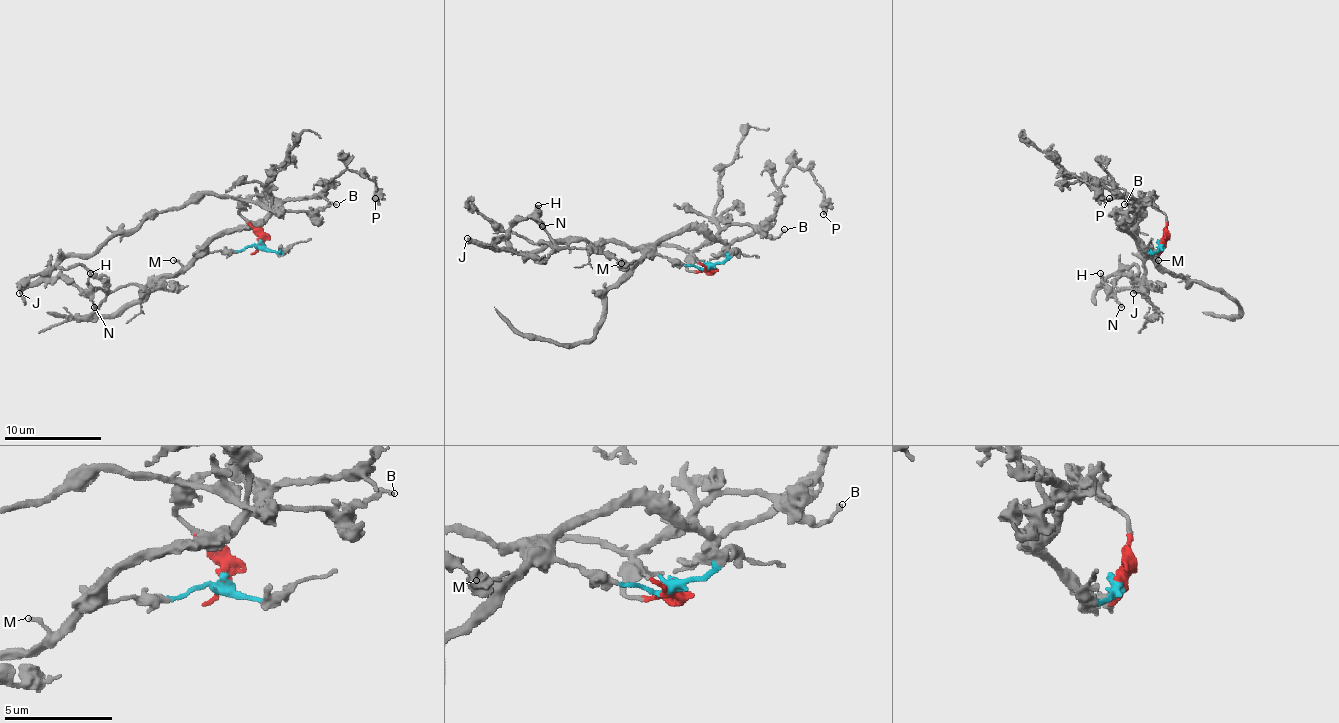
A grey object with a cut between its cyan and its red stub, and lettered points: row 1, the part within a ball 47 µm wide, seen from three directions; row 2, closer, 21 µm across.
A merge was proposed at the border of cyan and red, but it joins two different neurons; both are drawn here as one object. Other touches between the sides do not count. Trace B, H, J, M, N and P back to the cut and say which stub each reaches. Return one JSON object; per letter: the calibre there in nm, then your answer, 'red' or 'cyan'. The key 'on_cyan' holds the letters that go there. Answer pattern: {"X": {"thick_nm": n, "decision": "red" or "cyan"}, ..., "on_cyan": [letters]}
{"B": {"thick_nm": 140, "decision": "red"}, "H": {"thick_nm": 150, "decision": "red"}, "J": {"thick_nm": 400, "decision": "red"}, "M": {"thick_nm": 150, "decision": "cyan"}, "N": {"thick_nm": 160, "decision": "red"}, "P": {"thick_nm": 240, "decision": "cyan"}, "on_cyan": ["M", "P"]}

